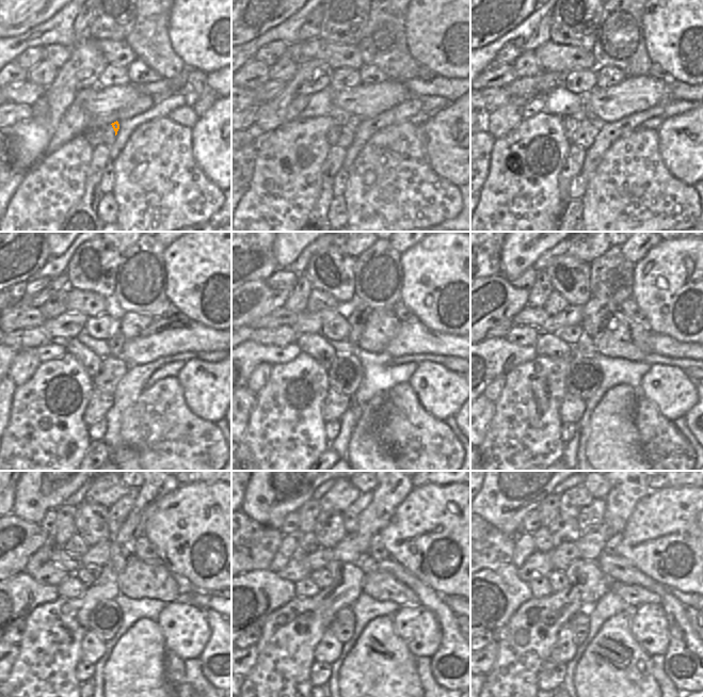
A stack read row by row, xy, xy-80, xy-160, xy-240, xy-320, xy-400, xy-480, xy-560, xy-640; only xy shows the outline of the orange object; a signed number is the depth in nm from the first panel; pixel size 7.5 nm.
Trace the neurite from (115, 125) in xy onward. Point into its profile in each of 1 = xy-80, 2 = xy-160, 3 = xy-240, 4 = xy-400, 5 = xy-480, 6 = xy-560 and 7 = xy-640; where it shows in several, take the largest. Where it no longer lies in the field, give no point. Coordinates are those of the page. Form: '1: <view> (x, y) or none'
1: xy-80 (354, 121)
2: xy-160 (587, 110)
3: xy-240 (116, 339)
4: xy-400 (595, 312)
5: xy-480 (150, 492)
6: xy-560 (389, 492)
7: xy-640 (625, 492)

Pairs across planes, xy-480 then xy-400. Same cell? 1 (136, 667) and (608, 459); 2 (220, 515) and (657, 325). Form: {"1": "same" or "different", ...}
{"1": "same", "2": "same"}

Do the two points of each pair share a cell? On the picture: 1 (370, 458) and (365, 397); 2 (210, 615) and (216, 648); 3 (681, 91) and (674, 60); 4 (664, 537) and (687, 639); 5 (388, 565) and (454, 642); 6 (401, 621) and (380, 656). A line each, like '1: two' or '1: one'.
1: two
2: one
3: two
4: two
5: one
6: two

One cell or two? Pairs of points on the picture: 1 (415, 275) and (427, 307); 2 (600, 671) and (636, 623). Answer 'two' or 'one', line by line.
1: one
2: two

